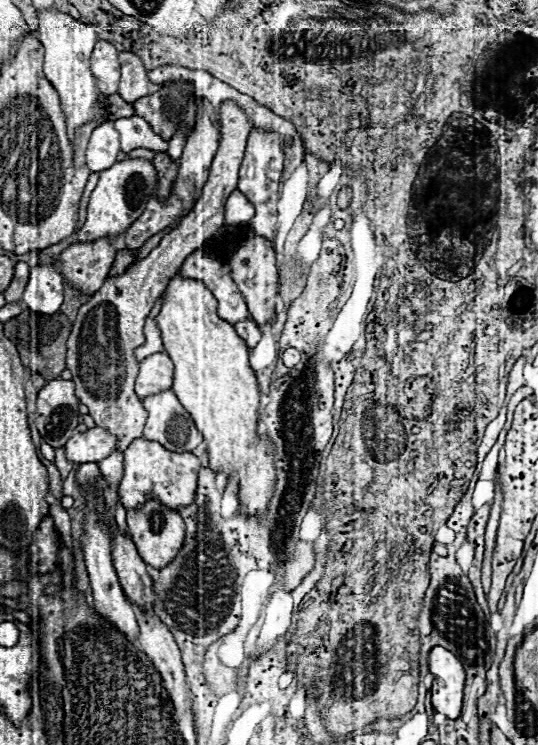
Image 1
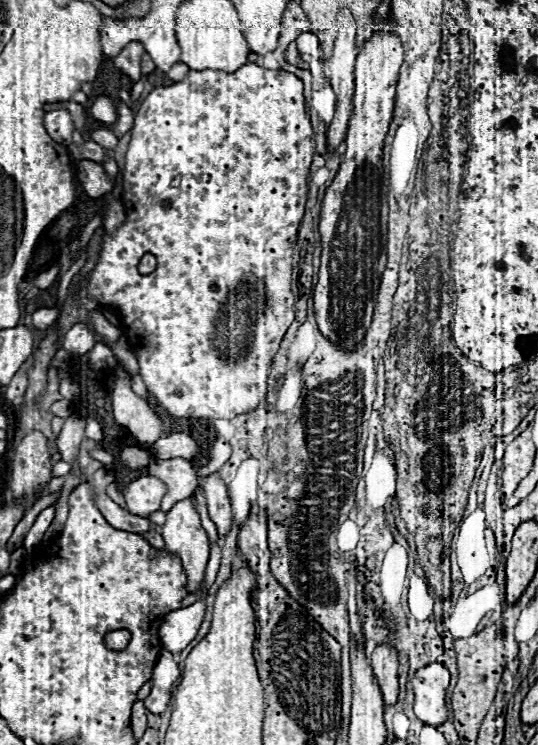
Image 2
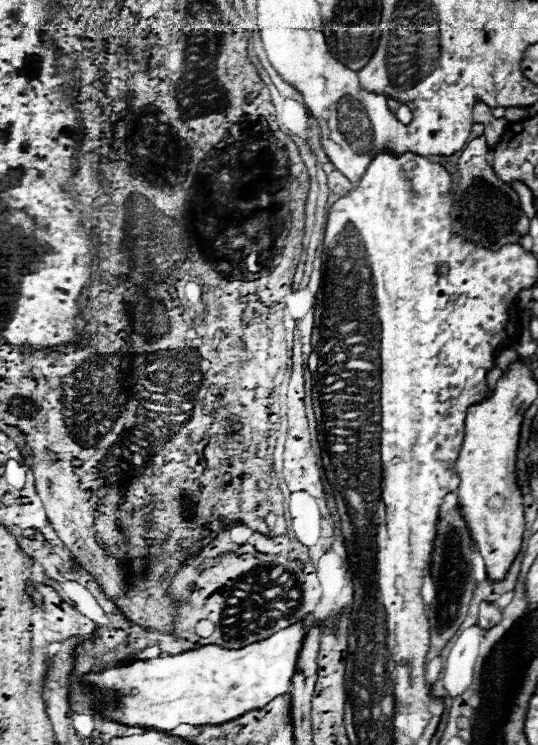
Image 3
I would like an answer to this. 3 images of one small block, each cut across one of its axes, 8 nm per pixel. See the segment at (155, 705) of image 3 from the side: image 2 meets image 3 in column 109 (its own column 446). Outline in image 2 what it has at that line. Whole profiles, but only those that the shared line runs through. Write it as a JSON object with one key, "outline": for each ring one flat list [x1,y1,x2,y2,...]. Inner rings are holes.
{"outline":[[428,664,416,670,412,678,414,688,414,714,418,720,430,726,440,726,448,718,446,688,450,684,450,672,442,664]]}

